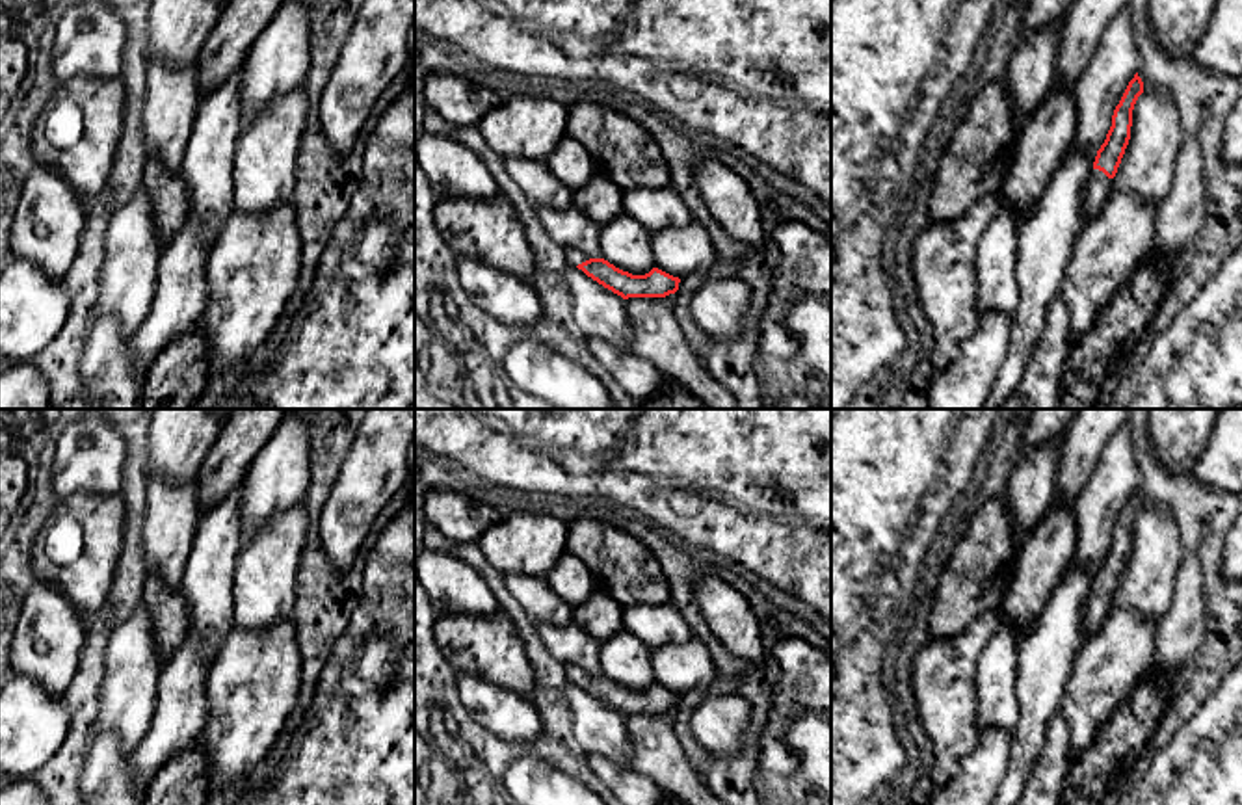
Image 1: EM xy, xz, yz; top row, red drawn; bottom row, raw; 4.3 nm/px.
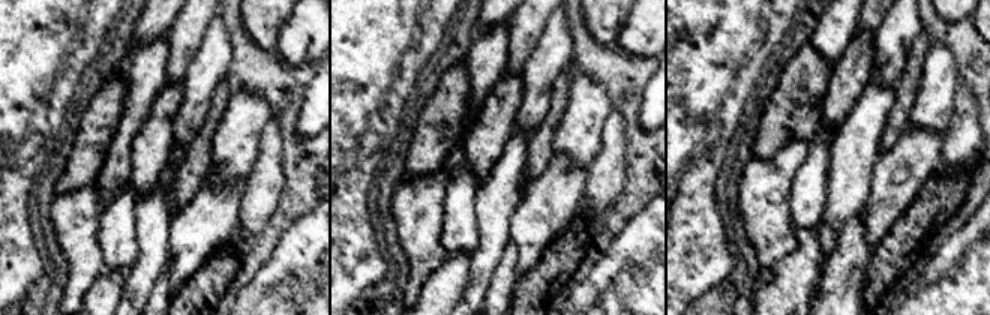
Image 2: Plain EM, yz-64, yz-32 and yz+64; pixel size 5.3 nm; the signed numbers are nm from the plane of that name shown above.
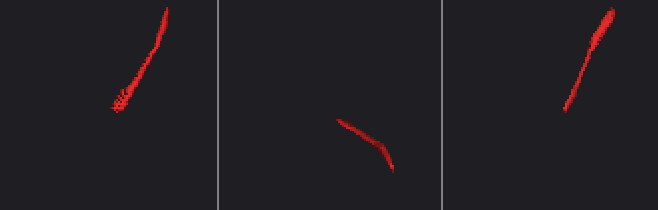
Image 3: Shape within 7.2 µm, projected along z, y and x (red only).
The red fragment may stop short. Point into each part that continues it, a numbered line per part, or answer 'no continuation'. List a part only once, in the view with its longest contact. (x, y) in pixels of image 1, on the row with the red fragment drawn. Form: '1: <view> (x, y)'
1: yz (1099, 186)

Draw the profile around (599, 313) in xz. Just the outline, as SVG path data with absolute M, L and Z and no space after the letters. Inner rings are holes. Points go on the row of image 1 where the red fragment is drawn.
M567 266L565 281L573 299L575 322L584 335L632 351L632 325L625 299L575 266Z

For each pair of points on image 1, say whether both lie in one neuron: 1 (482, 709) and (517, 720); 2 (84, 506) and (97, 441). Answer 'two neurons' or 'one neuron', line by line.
1: one neuron
2: two neurons

